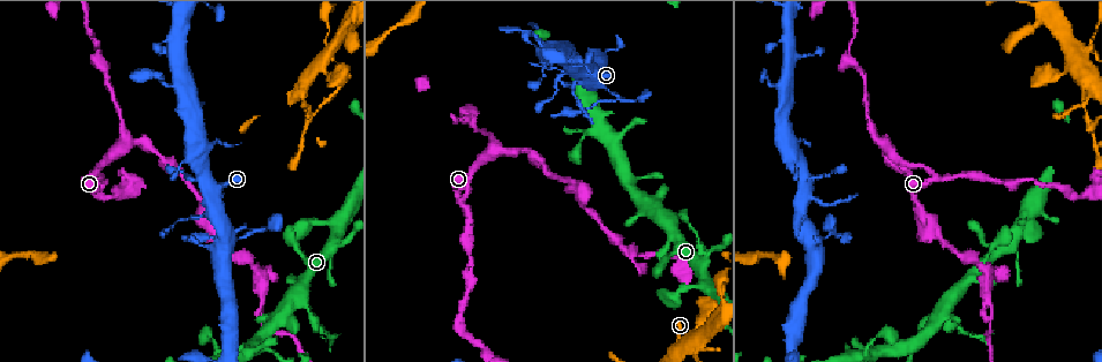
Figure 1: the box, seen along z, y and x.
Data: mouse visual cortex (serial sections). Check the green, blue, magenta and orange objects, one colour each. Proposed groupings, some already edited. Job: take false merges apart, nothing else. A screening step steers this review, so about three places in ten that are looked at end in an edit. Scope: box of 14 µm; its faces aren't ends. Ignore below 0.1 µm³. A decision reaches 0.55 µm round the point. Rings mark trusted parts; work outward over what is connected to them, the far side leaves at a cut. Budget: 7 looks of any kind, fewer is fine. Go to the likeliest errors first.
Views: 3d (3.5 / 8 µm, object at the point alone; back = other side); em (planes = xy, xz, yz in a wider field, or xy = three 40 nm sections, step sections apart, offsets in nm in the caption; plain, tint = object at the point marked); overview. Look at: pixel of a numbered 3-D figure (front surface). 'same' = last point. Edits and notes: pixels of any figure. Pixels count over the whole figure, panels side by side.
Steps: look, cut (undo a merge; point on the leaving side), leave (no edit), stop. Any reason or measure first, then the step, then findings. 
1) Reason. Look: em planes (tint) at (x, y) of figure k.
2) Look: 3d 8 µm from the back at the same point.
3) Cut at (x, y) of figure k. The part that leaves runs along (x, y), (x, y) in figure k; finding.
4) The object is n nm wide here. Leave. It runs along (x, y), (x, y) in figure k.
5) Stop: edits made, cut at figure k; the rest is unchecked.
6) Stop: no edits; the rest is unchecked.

Narrows sharply. Look: 3d 3.5 µm at (495, 151) of figure 1.

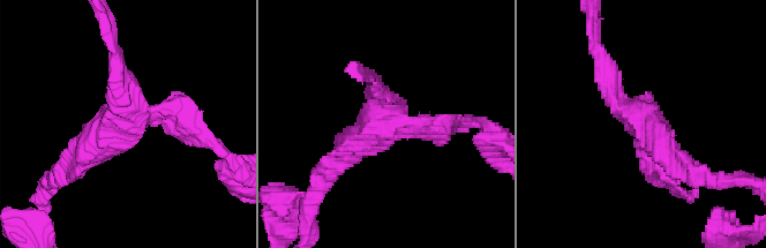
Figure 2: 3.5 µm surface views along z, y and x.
Look: em xy step 2 (tint) at (388, 120) of figure 2.

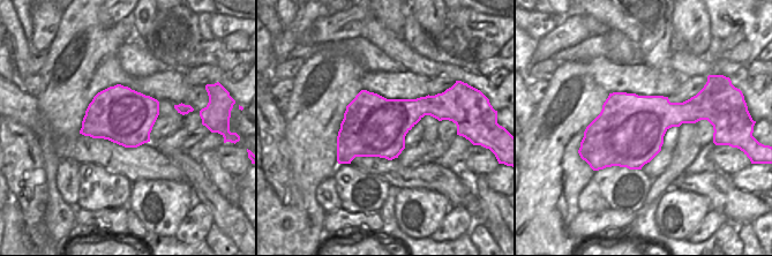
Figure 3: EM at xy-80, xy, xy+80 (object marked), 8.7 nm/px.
3 arms meet here; the arms are 250, 300, 350 nm wide. Leave. It runs along (337, 163), (387, 121), (453, 121) in figure 2; continuous, no second cell.

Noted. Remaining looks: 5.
Sharp bend. Look: 3d 8 µm at (306, 107) of figure 1.

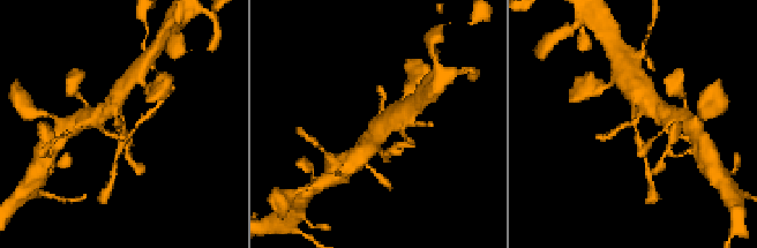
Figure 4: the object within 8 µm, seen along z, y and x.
Look: em xy step 2 (tint) at (636, 123) of figure 4.

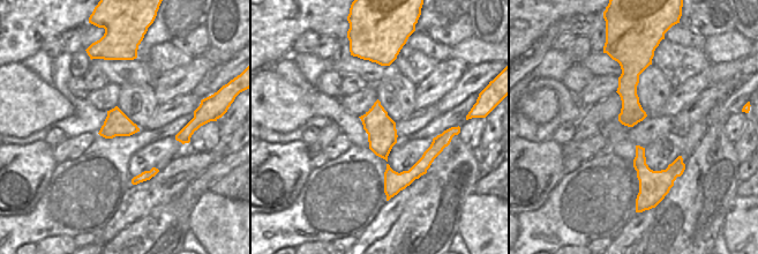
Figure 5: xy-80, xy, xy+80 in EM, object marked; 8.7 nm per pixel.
Cut at (149, 114) of figure 4. Two cells meet here.

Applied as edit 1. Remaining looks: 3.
Abrupt turn. Look: 3d 3.5 µm at (831, 232) of figure 1.

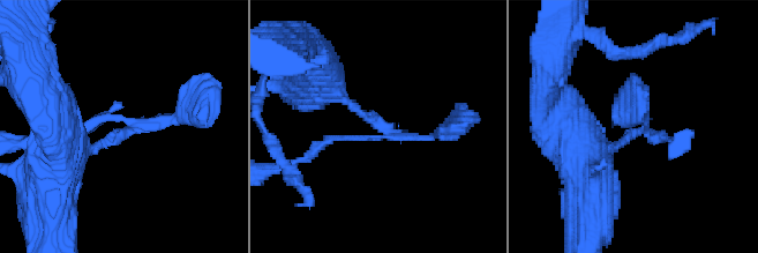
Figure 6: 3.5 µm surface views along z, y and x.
Shape alone is not enough. Look: em xy step 1 (tint) at (123, 136) of figure 6.

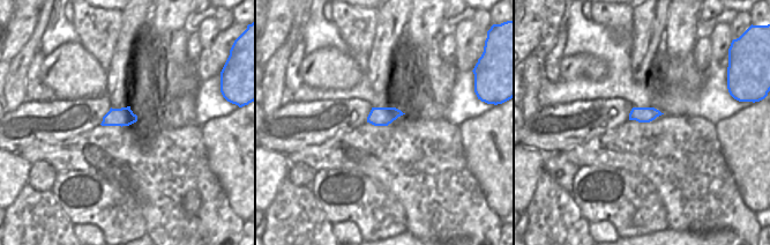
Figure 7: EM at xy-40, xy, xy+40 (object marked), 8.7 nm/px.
Leave. It runs along (584, 156), (616, 148), (645, 120), (648, 134) in figure 6; continuous, no second cell.

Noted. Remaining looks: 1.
Stop: edits made, cut at figure 4; the rest is unchecked.

